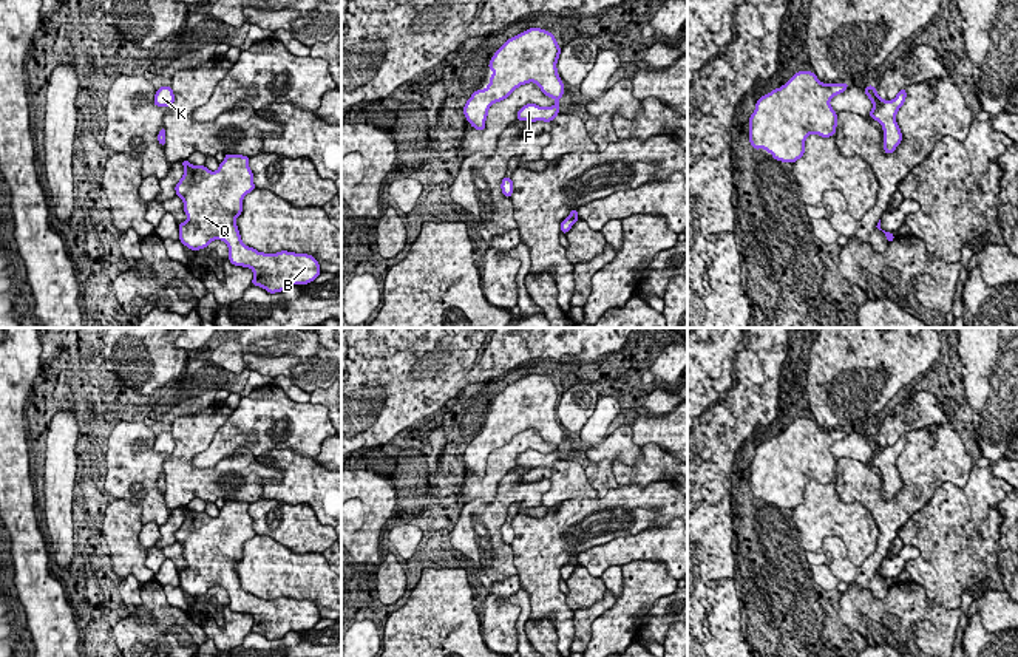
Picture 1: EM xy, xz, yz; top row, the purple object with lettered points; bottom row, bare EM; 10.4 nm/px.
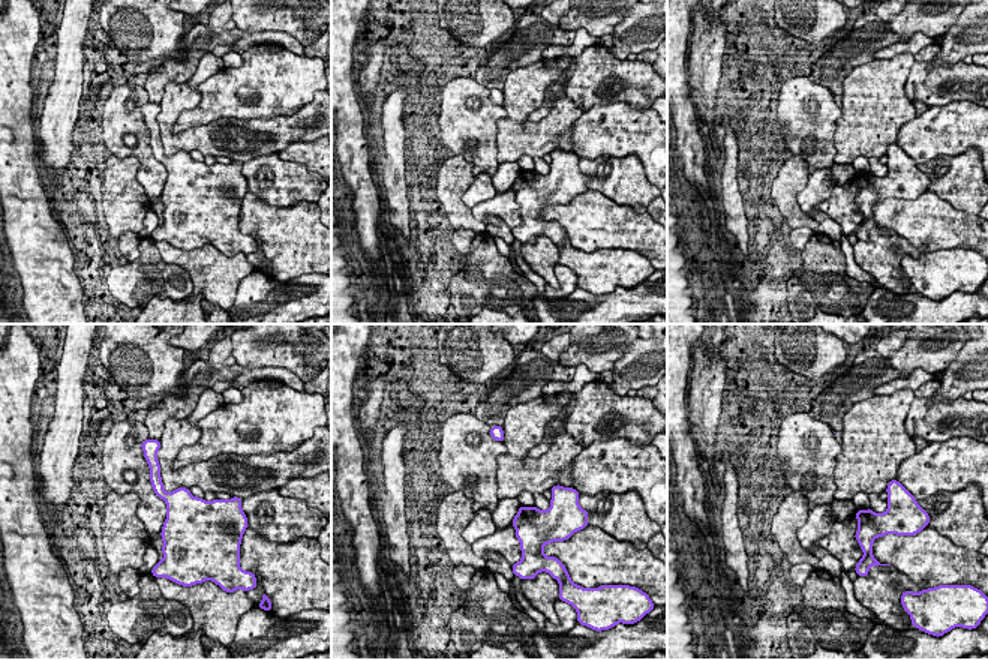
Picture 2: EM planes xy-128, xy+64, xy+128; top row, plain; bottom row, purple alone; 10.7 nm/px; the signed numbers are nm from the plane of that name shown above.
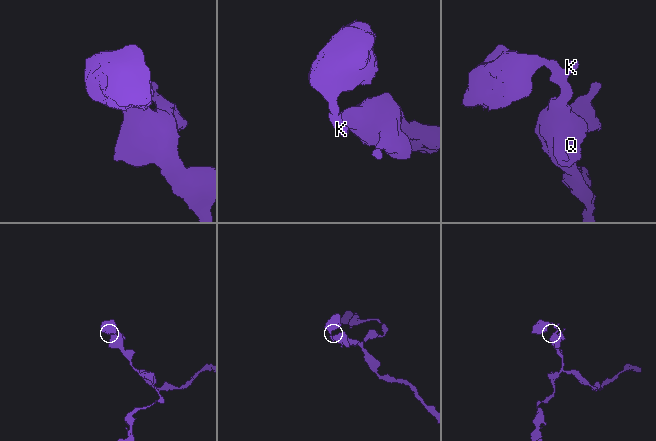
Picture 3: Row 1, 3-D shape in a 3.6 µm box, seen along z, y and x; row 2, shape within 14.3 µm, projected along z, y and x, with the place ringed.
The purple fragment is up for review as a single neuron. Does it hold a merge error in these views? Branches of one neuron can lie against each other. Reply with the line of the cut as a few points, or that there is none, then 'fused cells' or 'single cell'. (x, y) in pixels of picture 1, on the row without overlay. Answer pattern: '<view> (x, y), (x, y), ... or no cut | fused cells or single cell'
no cut | single cell

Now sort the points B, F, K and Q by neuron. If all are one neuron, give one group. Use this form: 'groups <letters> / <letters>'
groups B F K Q

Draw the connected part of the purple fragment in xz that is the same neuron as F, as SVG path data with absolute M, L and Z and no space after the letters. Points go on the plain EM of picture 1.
M541 374L508 385L488 410L493 420L487 434L476 436L465 448L465 465L473 475L484 478L493 450L507 445L521 431L534 428L556 450L545 454L528 448L517 456L516 467L551 468L559 461L559 445L564 442L564 428L556 414L561 396L555 382Z

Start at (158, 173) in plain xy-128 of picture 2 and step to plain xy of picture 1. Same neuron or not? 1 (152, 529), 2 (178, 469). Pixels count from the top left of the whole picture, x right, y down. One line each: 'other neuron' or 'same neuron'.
1: other neuron
2: other neuron

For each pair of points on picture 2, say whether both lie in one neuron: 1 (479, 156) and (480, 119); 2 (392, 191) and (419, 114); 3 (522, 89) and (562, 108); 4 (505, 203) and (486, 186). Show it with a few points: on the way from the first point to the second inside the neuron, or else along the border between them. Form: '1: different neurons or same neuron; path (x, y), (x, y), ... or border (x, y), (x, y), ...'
1: same neuron; path (480, 147), (480, 128)
2: different neurons; border (405, 110), (404, 146)
3: same neuron; path (517, 110), (517, 128), (522, 132), (543, 129)
4: different neurons; border (496, 194), (471, 207)

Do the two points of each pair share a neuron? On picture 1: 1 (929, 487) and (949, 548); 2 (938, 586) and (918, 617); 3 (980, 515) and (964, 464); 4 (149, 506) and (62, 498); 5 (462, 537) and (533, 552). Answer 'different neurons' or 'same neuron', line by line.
1: different neurons
2: different neurons
3: different neurons
4: different neurons
5: different neurons

